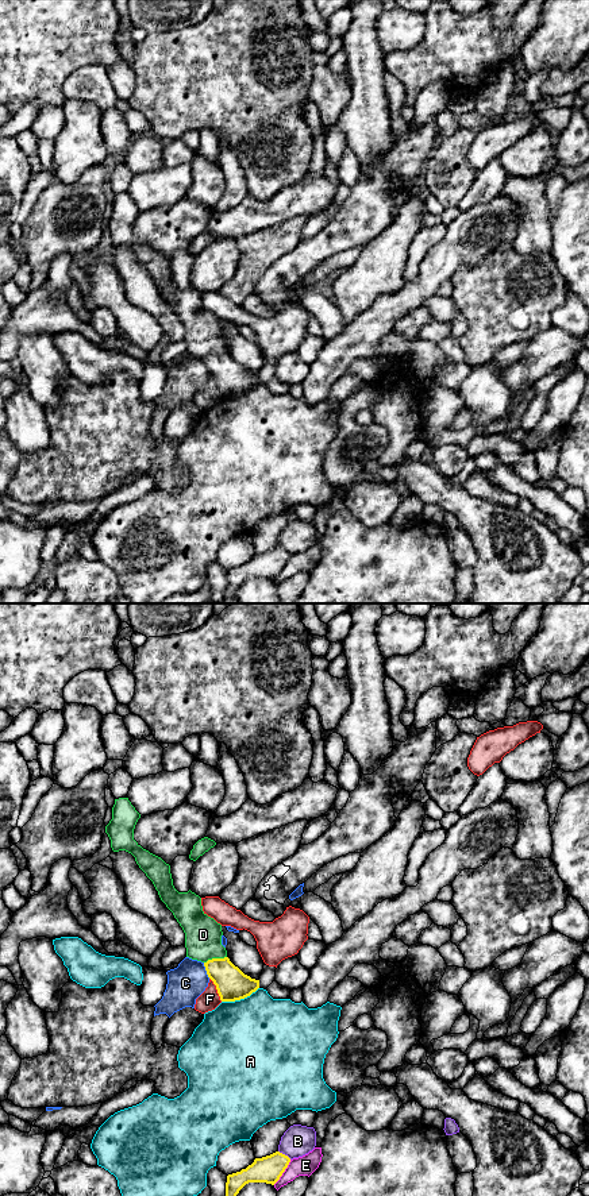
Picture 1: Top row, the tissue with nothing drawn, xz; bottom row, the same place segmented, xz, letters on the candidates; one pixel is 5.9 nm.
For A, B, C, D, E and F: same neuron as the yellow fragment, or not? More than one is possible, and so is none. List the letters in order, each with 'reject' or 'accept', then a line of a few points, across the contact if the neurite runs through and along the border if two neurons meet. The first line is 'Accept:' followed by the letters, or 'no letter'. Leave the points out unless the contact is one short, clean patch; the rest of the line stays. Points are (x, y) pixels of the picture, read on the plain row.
Accept: D
A: reject
B: reject
C: reject; line xz (203, 358), (210, 373)
D: accept; line xz (231, 378), (215, 354), (204, 340), (203, 330)
E: reject
F: reject; line xz (210, 373), (222, 396)

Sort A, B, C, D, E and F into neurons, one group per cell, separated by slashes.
A / B / C / D / E / F

